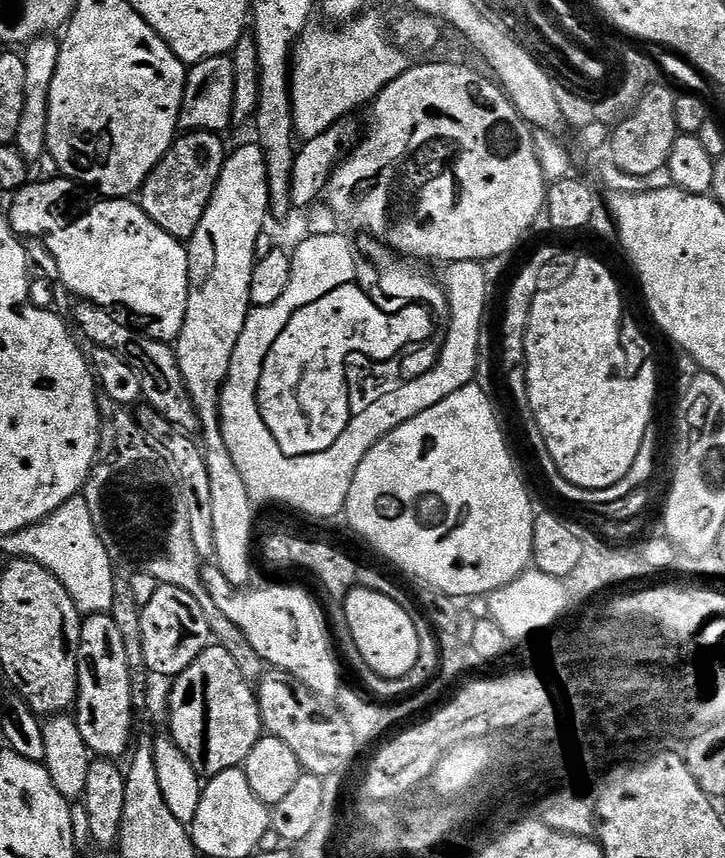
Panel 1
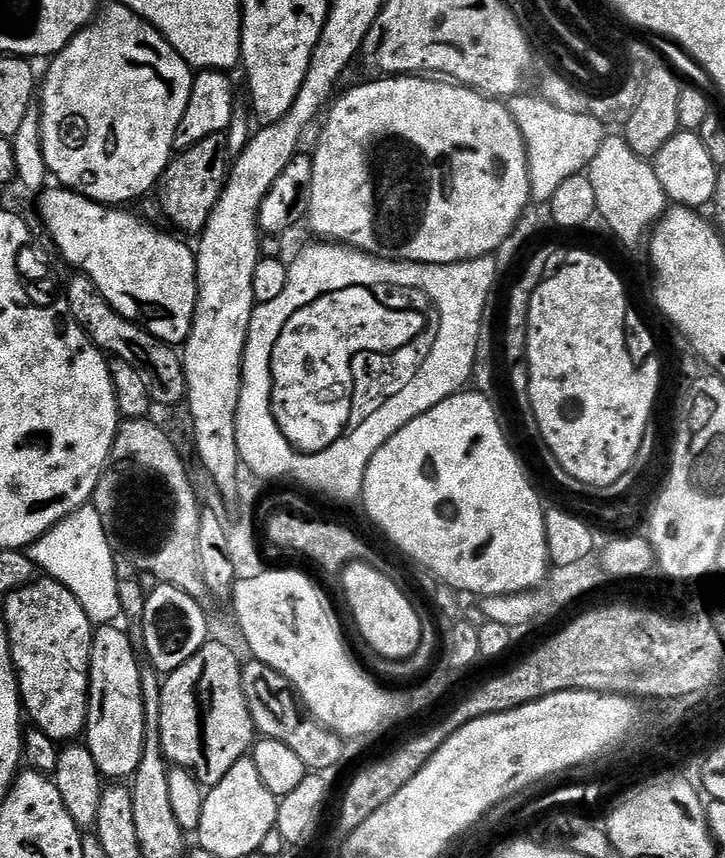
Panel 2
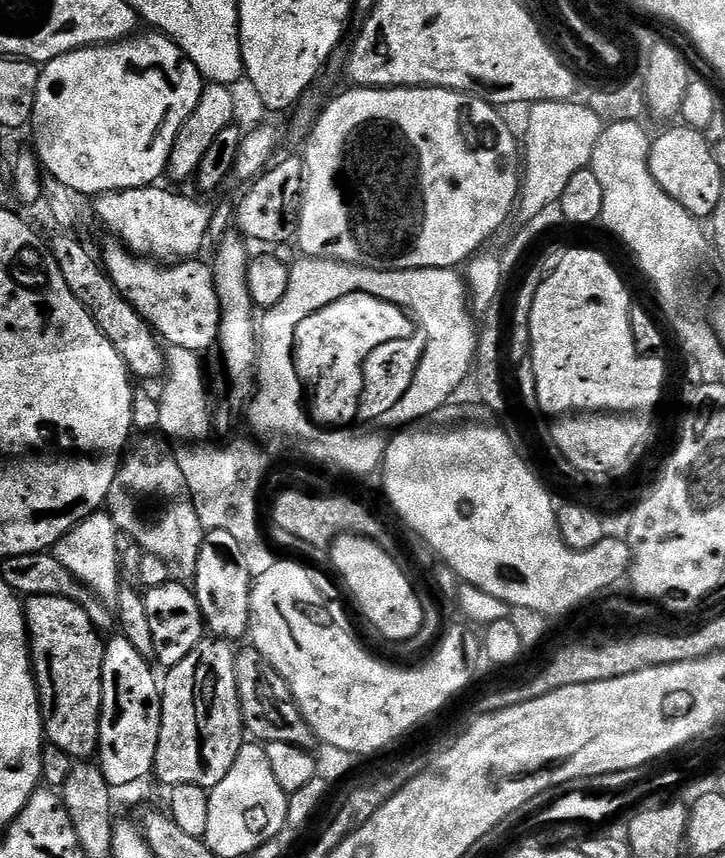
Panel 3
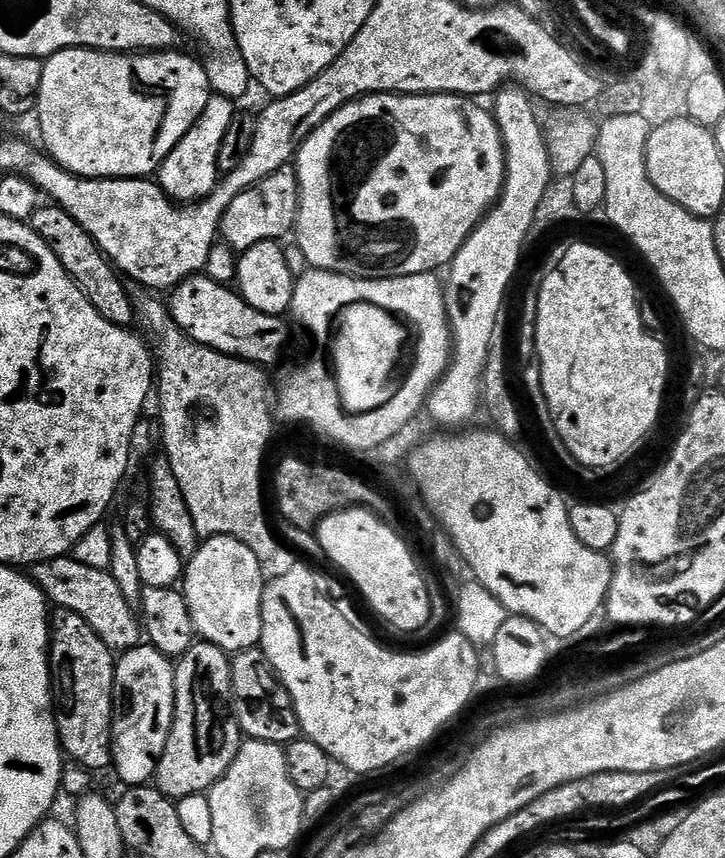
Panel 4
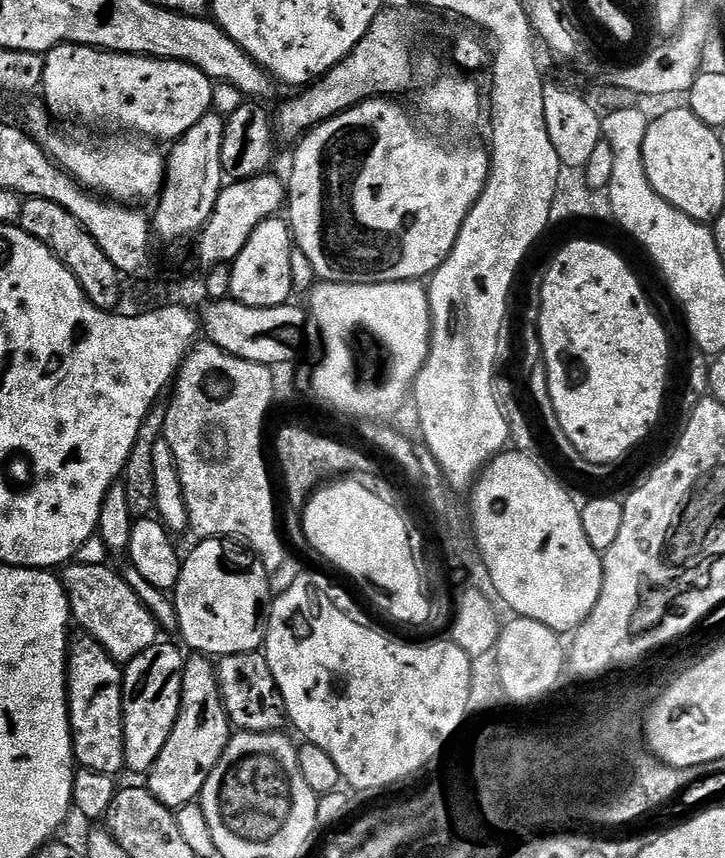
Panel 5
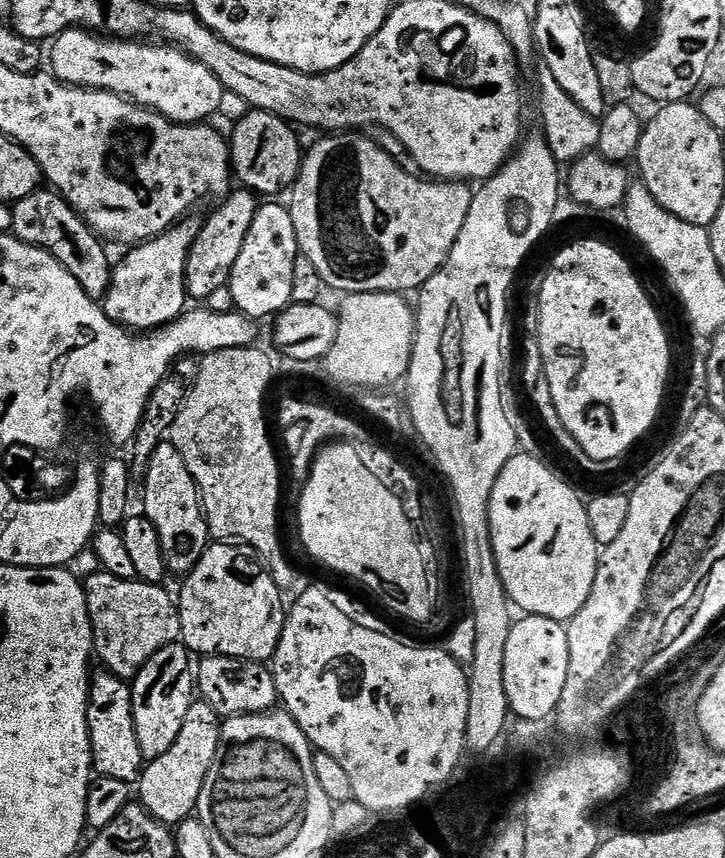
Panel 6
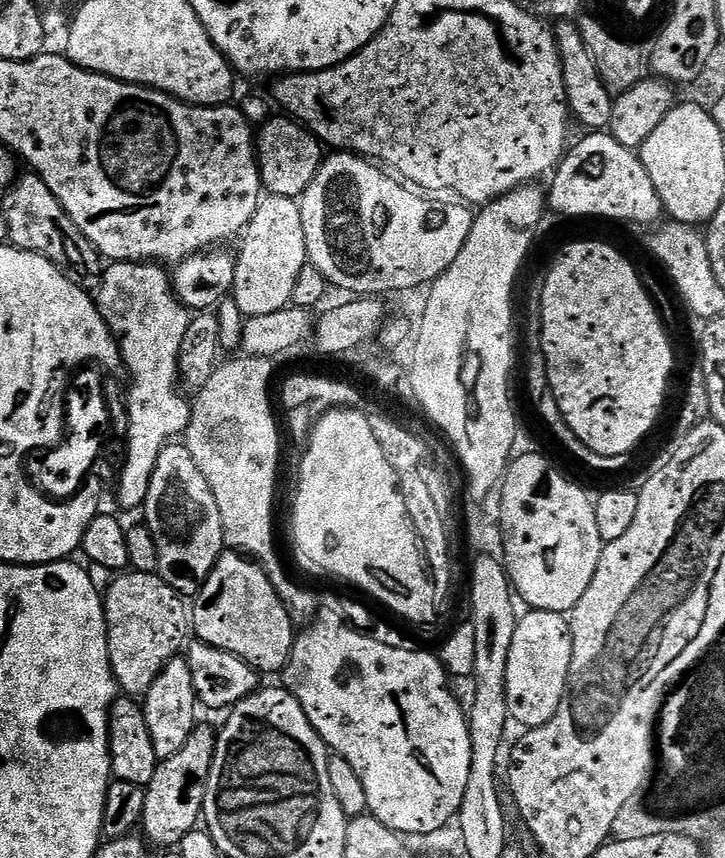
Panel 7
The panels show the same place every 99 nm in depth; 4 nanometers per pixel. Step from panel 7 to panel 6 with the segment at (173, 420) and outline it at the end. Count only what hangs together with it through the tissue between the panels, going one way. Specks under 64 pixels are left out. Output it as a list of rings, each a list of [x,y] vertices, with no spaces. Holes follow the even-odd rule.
[[[185,218],[153,240],[146,240],[135,245],[132,252],[121,264],[112,270],[112,285],[104,296],[102,307],[104,313],[122,327],[137,333],[150,332],[161,328],[172,320],[177,320],[189,303],[188,287],[184,281],[186,262],[190,250],[200,233],[199,219]]]

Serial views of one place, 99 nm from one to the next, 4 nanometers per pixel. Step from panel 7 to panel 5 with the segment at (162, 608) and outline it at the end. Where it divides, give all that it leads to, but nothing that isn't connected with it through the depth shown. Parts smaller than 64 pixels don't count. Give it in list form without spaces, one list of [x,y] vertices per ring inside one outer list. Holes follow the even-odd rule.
[[[72,562],[63,569],[64,589],[70,602],[72,619],[81,624],[83,631],[92,636],[103,646],[106,654],[118,662],[127,662],[138,658],[142,650],[157,643],[162,629],[157,624],[154,614],[146,608],[142,598],[124,581],[119,571],[115,572],[107,563],[84,565]]]

